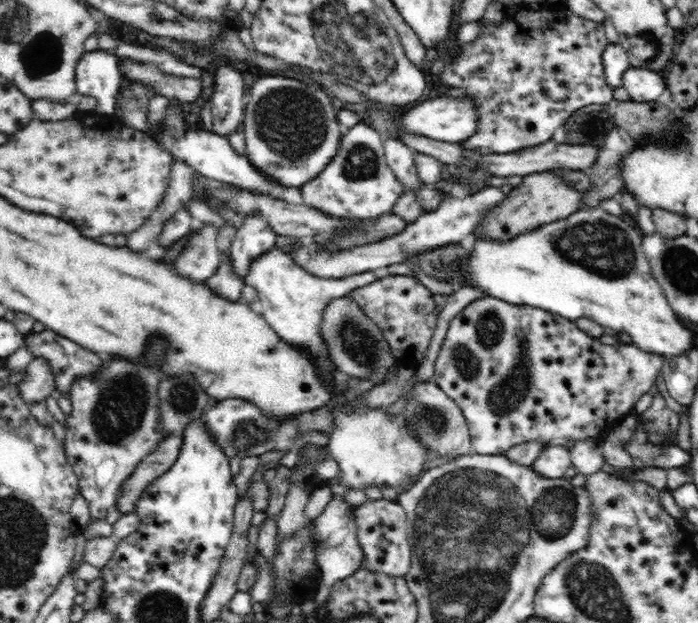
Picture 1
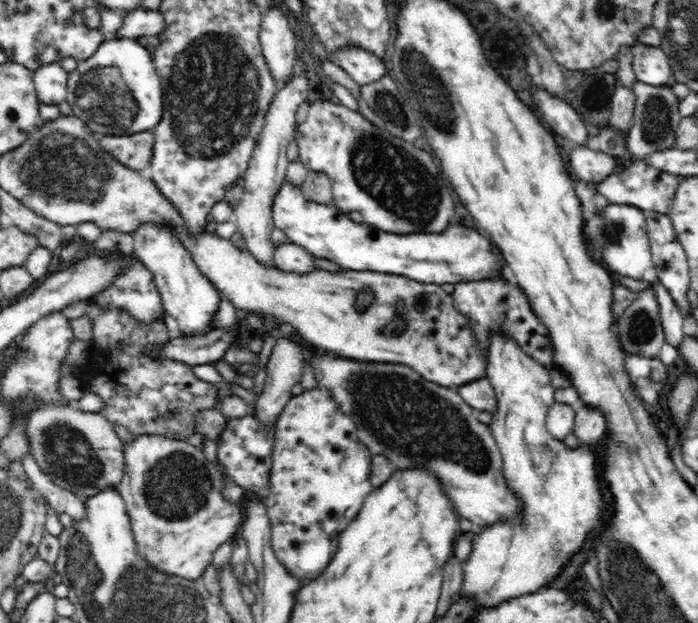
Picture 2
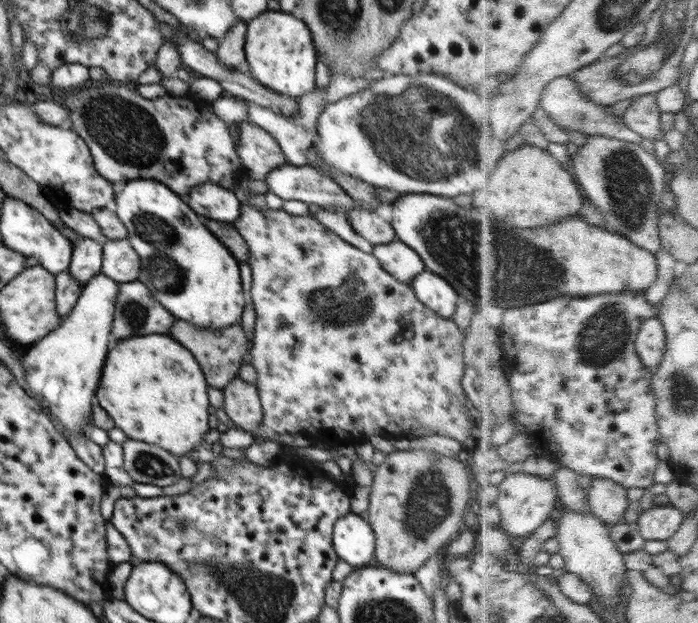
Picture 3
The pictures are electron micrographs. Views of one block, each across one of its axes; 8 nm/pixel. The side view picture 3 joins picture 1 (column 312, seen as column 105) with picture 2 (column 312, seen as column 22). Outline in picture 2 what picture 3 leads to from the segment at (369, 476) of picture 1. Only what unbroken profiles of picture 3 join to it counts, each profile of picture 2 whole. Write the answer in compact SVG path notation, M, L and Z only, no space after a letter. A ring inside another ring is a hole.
M329 353L314 356L311 363L317 388L332 393L338 409L353 419L357 438L372 456L385 456L396 464L398 470L406 470L410 466L426 466L432 470L440 478L451 506L461 518L471 520L475 528L521 517L523 504L505 481L502 455L492 431L489 425L476 419L472 408L459 396L459 387L445 387L426 380L402 364L354 361Z

